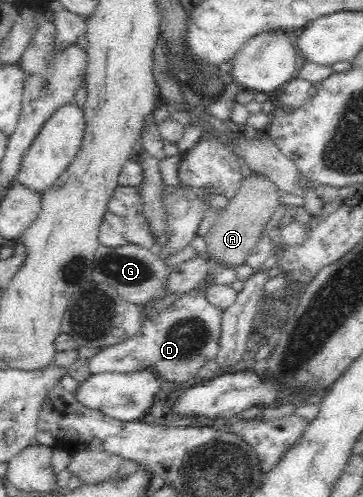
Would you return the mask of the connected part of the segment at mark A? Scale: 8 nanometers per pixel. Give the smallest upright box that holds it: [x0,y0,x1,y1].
[205,171,281,268]

